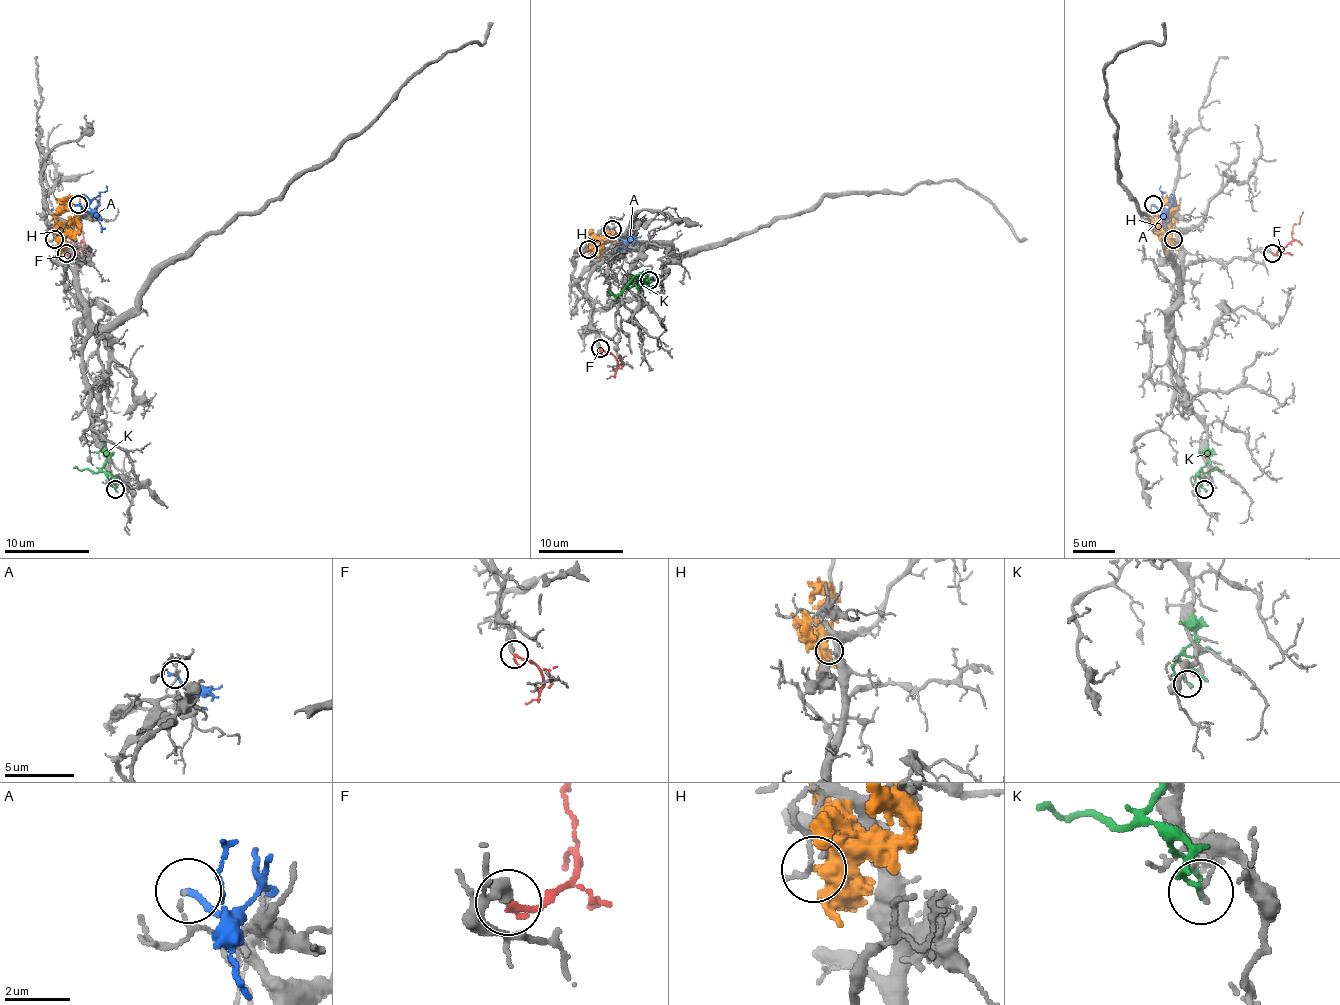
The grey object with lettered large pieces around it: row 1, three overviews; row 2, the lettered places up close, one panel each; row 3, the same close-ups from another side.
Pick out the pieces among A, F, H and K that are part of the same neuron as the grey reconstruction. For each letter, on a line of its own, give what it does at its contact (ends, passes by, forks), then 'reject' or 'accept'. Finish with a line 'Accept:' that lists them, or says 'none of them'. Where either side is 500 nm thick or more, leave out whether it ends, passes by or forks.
A: it ends | reject
F: it ends | accept
H: it ends | reject
K: it ends | reject
Accept: F

